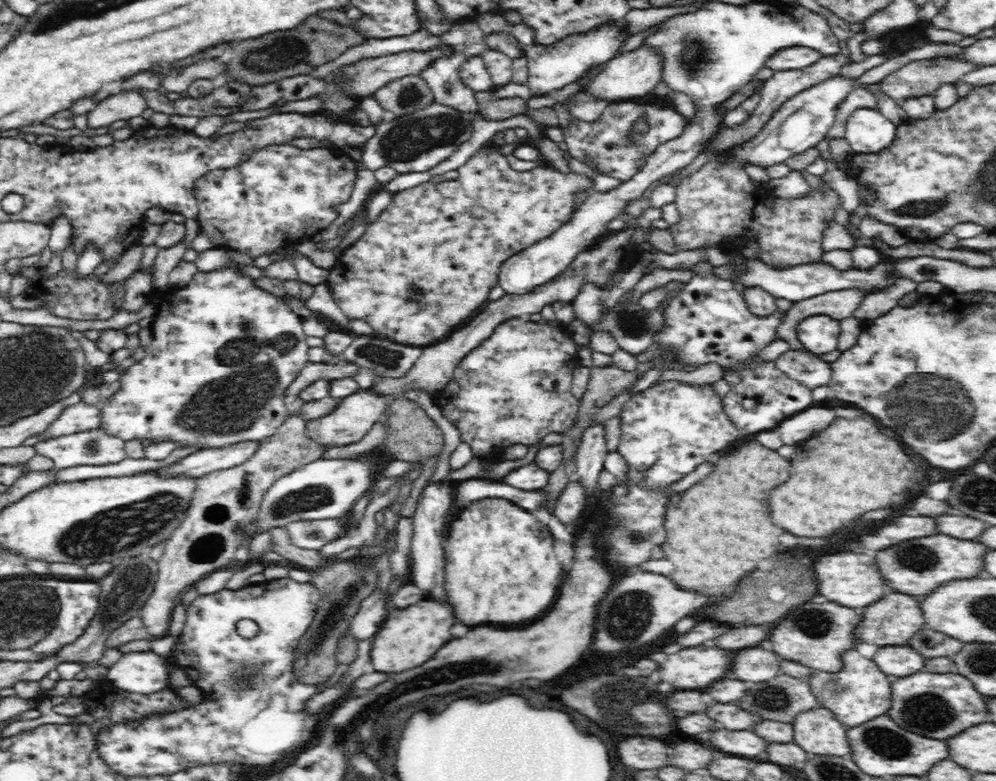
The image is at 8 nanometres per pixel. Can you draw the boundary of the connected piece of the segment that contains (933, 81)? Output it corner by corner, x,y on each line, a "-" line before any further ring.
927,60
910,62
887,76
884,79
885,94
892,99
934,98
938,88
955,84
959,78
976,69
965,61
942,61
936,67
927,63

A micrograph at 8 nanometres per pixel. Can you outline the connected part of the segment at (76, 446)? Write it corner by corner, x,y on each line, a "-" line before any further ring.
104,429
57,436
37,442
32,447
36,449
36,454
42,454
42,456
54,461
53,470
55,472
62,470
62,468
72,468
72,466
106,466
106,464
116,464
116,462
122,462
122,460
128,458
124,440
106,433

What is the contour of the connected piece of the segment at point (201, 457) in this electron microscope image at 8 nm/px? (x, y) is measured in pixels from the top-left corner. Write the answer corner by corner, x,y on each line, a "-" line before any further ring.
260,441
237,442
222,448
200,449
193,454
170,466
154,471
160,471
166,475
190,475
200,480
204,475
214,471
234,468
238,464
244,464
257,452

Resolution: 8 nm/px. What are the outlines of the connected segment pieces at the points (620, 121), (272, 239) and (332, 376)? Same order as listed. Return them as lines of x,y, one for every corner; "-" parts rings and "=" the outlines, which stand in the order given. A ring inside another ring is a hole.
666,99
663,104
639,104
634,101
621,101
604,105
600,119
596,122
584,122
578,118
572,120
568,128
561,128
564,142
568,146
565,155
576,158
589,166
596,168
599,174
624,182
631,180
646,164
646,159
661,145
682,136
687,119
680,115
674,106
-
646,119
648,130
643,132
637,142
629,144
630,130
636,120
=
273,143
265,147
255,148
246,159
234,167
226,170
214,170
206,176
198,185
196,194
197,197
197,218
200,232
208,235
211,242
218,247
226,249
239,250
240,252
248,254
252,258
262,256
262,254
274,253
276,249
280,249
284,245
290,245
301,239
311,239
315,234
322,232
328,228
336,218
338,218
338,211
336,206
348,202
350,195
355,186
357,178
357,162
350,158
348,154
341,150
334,150
332,148
310,148
302,149
293,146
290,143
=
343,359
334,363
324,361
313,363
309,361
292,381
292,384
285,390
285,394
289,400
292,400
300,394
302,390
317,380
326,379
333,381
353,377
358,372
358,369
359,366
357,364
352,364

